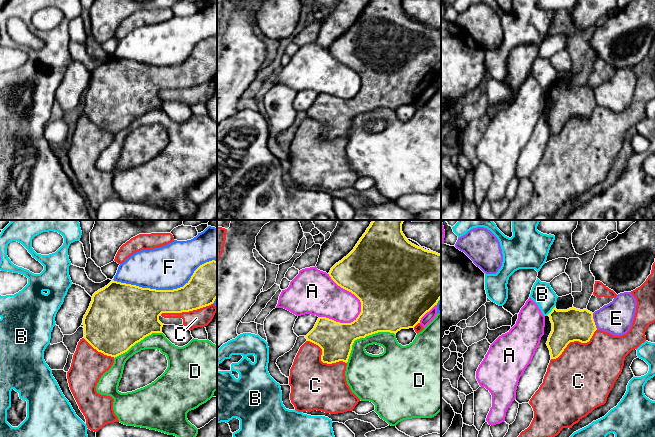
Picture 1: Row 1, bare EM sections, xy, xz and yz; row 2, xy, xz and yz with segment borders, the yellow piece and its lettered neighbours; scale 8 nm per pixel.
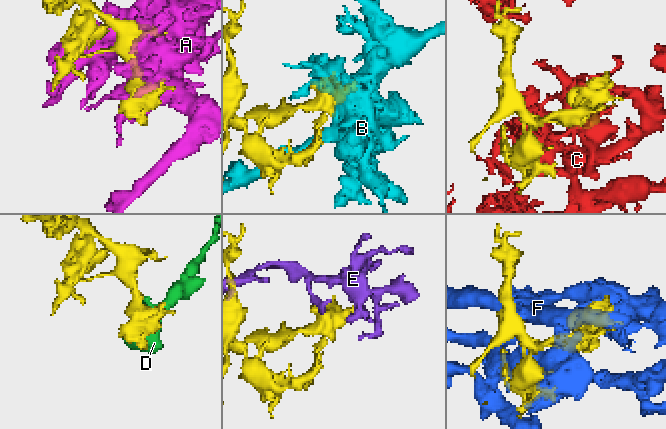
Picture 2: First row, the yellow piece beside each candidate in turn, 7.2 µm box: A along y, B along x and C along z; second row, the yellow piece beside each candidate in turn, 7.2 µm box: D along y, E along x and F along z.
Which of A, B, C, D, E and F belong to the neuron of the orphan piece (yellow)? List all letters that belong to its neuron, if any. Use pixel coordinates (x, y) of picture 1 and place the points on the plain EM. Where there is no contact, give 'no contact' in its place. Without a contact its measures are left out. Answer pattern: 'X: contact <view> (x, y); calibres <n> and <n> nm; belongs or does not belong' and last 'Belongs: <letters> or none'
A: contact xz (355, 71); calibres 500 and 300 nm; does not belong
B: contact yz (552, 86); calibres 260 and 180 nm; does not belong
C: contact yz (574, 116); calibres 260 and 440 nm; belongs
D: contact xz (363, 113); calibres 320 and 260 nm; does not belong
E: contact yz (593, 97); calibres 260 and 260 nm; does not belong
F: contact xy (166, 66); calibres 320 and 360 nm; does not belong
Belongs: C

